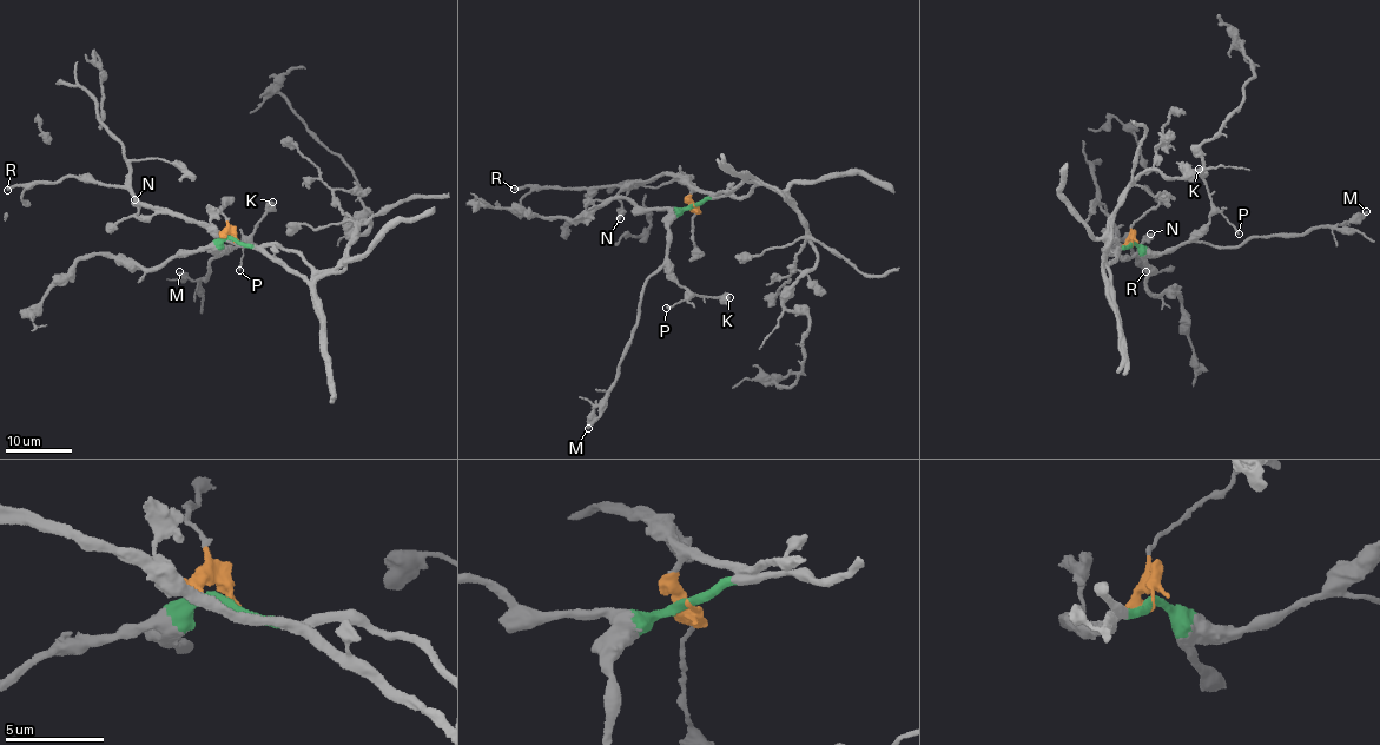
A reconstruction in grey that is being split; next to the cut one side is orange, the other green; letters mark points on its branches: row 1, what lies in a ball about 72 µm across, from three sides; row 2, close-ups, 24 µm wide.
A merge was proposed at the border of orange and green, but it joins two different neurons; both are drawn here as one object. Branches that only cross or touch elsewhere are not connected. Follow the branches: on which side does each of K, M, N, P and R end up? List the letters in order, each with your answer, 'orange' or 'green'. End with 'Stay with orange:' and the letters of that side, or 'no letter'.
K: green
M: green
N: orange
P: green
R: orange
Stay with orange: N, R

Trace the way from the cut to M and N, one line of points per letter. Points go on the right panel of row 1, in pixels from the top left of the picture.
M: (1131, 244), (1155, 252), (1190, 242), (1240, 245), (1254, 237), (1294, 236), (1345, 223), (1367, 211)
N: (1131, 244), (1129, 241), (1113, 255), (1104, 251), (1113, 249), (1127, 259), (1151, 233)

